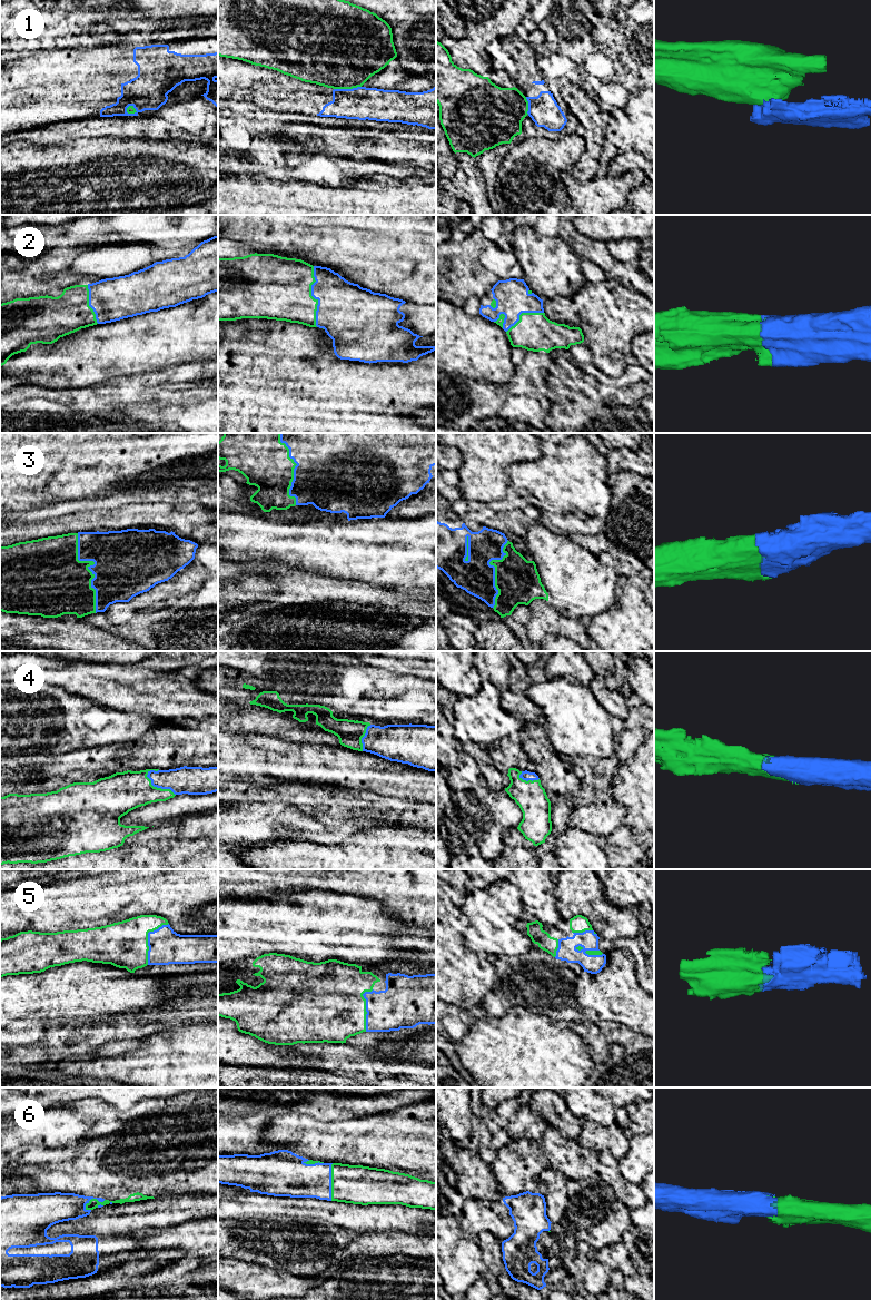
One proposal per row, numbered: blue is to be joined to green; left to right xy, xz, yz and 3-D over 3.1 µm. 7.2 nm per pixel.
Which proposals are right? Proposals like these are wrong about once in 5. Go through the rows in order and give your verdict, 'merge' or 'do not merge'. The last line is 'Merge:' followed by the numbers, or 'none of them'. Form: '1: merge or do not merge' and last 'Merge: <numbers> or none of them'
1: do not merge
2: merge
3: merge
4: merge
5: merge
6: merge
Merge: 2, 3, 4, 5, 6

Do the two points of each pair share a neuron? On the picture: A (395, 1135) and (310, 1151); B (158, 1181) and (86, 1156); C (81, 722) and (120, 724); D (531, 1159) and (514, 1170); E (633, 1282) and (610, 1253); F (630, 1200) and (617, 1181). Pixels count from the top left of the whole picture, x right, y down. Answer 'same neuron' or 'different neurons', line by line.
A: same neuron
B: same neuron
C: same neuron
D: same neuron
E: same neuron
F: same neuron

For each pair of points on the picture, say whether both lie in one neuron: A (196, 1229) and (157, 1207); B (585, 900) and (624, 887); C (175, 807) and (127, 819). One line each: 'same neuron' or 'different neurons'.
A: different neurons
B: different neurons
C: same neuron

